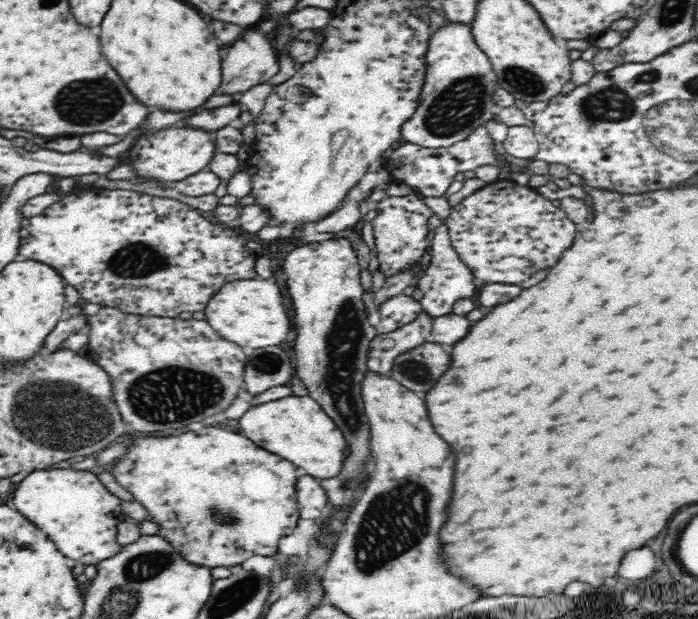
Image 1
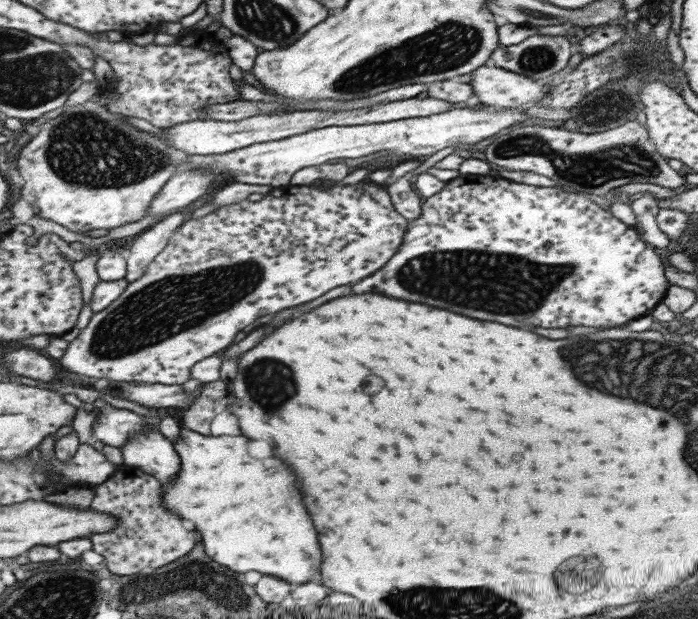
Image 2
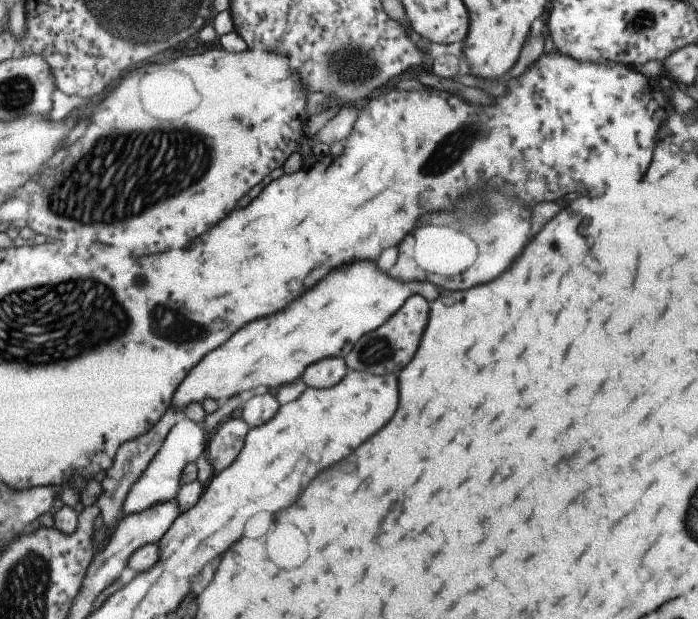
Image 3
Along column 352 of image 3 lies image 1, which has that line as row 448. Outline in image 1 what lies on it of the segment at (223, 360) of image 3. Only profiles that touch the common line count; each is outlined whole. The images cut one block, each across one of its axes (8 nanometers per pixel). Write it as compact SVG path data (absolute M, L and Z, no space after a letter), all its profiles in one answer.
M290 394L274 402L266 402L252 407L240 417L242 434L246 434L254 444L266 448L272 454L282 456L306 470L306 474L317 479L332 478L340 472L340 462L348 454L348 445L336 423L322 410L319 403L308 395Z

